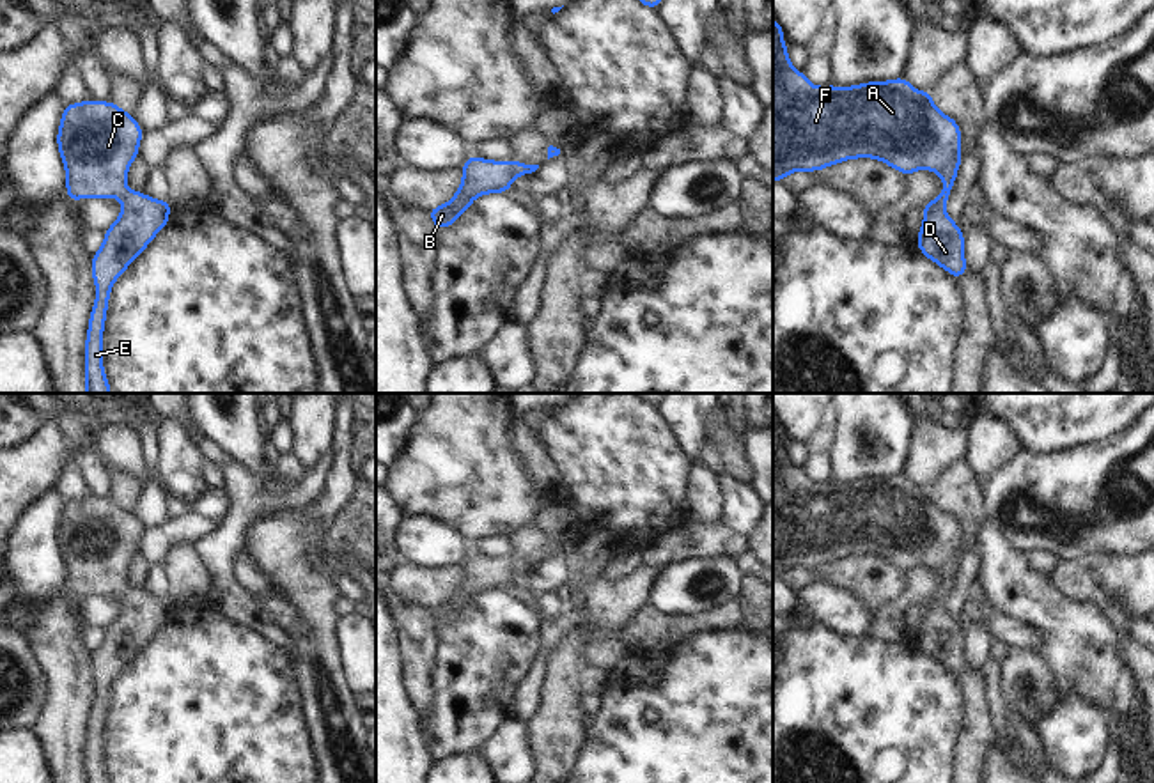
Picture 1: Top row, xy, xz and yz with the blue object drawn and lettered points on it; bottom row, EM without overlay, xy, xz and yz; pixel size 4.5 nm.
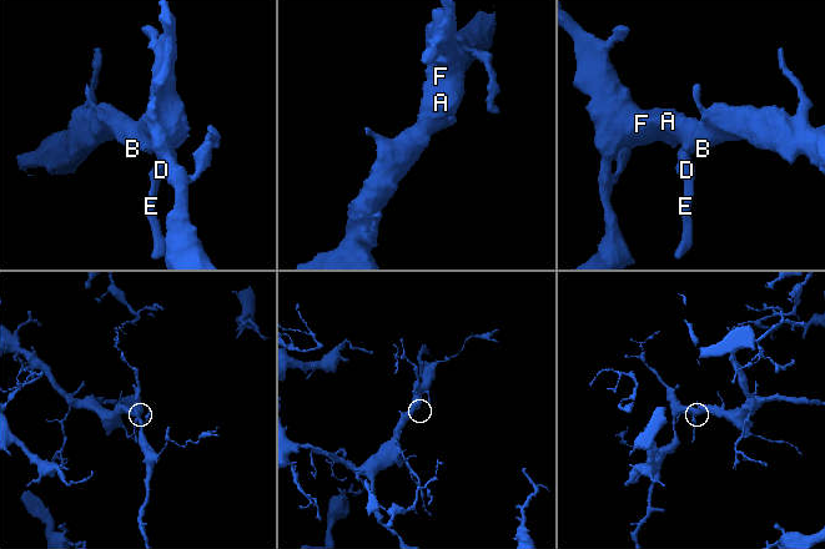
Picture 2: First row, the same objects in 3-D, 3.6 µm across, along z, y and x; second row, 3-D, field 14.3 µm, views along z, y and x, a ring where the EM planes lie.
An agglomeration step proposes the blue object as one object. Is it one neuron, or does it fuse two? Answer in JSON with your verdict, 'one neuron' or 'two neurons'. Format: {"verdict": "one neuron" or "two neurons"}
{"verdict": "one neuron"}

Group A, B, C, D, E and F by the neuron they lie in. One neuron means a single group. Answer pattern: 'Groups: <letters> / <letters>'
Groups: A B C D E F

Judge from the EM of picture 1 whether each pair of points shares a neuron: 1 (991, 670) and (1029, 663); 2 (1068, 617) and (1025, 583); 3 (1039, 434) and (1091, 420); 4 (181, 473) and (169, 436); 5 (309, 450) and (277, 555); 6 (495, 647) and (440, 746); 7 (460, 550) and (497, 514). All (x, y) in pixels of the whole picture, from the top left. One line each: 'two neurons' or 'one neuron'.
1: two neurons
2: one neuron
3: one neuron
4: one neuron
5: two neurons
6: one neuron
7: two neurons

